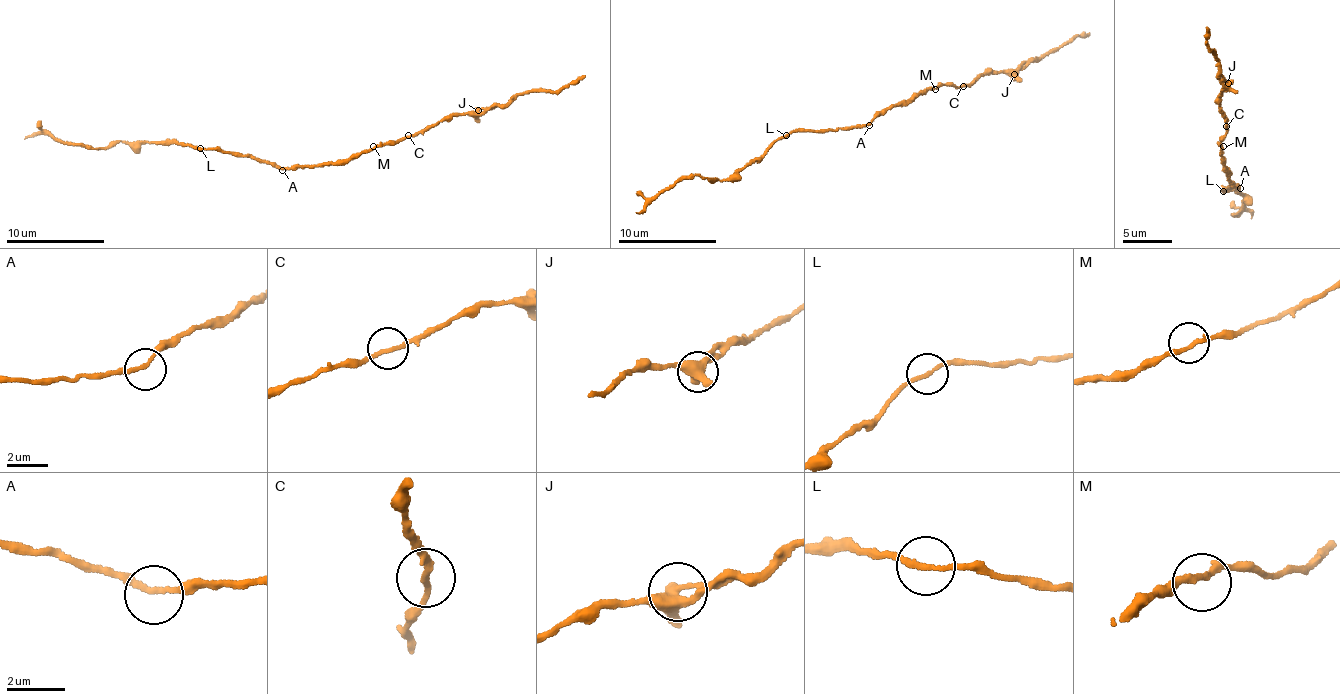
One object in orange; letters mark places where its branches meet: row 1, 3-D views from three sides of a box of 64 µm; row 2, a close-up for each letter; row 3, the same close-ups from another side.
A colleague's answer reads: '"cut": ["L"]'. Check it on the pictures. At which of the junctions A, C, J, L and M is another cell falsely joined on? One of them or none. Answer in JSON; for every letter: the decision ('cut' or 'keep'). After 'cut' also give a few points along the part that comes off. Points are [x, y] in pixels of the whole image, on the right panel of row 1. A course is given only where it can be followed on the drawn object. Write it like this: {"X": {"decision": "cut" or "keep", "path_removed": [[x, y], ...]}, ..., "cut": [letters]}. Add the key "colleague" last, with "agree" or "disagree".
{"A": {"decision": "keep"}, "C": {"decision": "keep"}, "J": {"decision": "keep"}, "L": {"decision": "cut", "path_removed": [[1224, 192], [1234, 189], [1246, 197], [1239, 211], [1231, 216], [1238, 217], [1245, 209], [1251, 212], [1250, 219]]}, "M": {"decision": "keep"}, "cut": ["L"], "colleague": "agree"}

